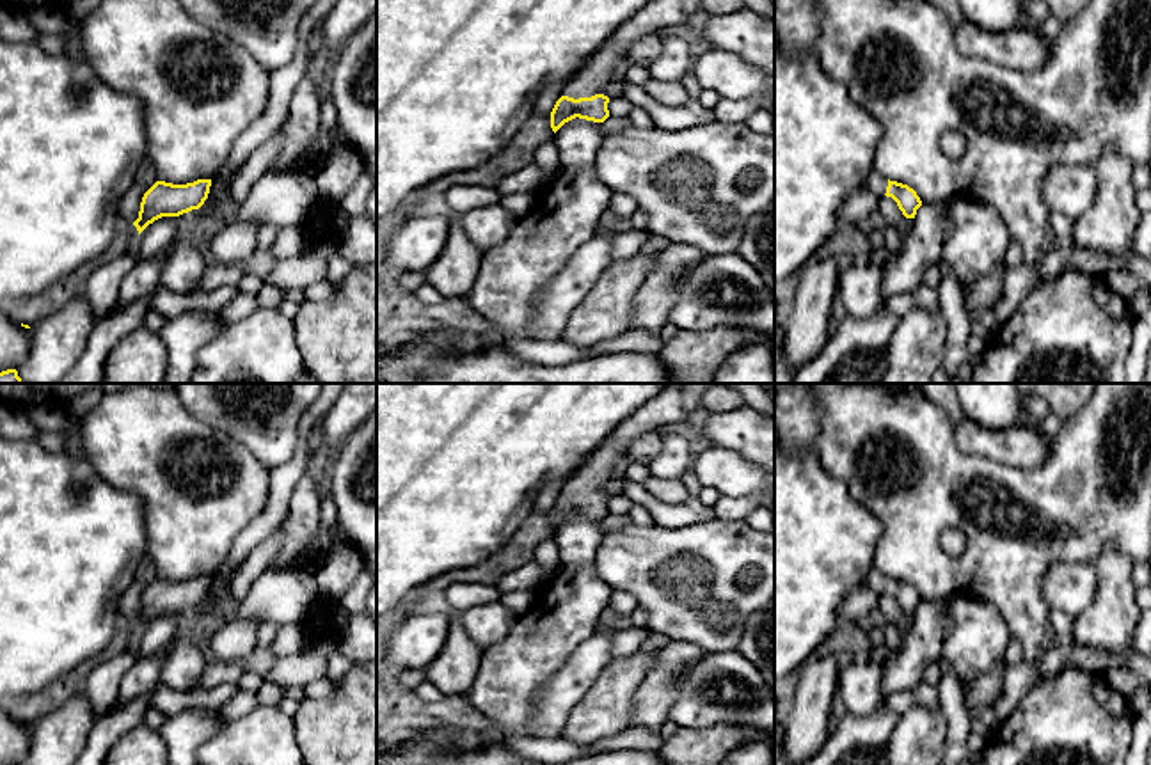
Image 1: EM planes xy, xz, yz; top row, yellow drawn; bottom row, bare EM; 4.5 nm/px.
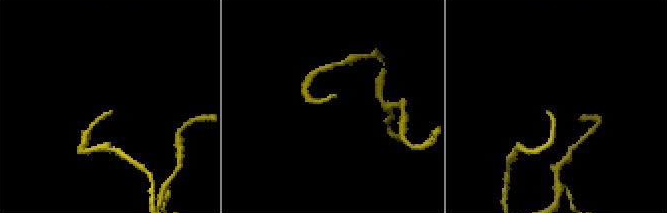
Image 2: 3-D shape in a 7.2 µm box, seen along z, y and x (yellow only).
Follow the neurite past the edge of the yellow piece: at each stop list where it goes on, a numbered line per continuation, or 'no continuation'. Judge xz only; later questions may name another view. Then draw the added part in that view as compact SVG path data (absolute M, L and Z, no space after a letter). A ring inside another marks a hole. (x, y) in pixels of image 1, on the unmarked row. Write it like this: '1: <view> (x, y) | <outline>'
1: xz (677, 402) | M673 383L645 403L636 414L625 419L591 453L591 460L577 469L565 483L563 493L579 497L600 492L613 479L613 469L625 461L631 442L648 431L659 431L670 422L679 422L702 406L705 392L718 383Z

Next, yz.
1: yz (874, 579) | M872 566L863 584L872 588L877 595L883 595L886 591L888 577L885 577L877 568Z

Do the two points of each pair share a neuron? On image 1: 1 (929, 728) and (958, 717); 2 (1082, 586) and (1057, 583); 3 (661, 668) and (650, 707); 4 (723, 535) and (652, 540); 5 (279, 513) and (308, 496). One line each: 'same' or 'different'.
1: different
2: same
3: same
4: same
5: different

